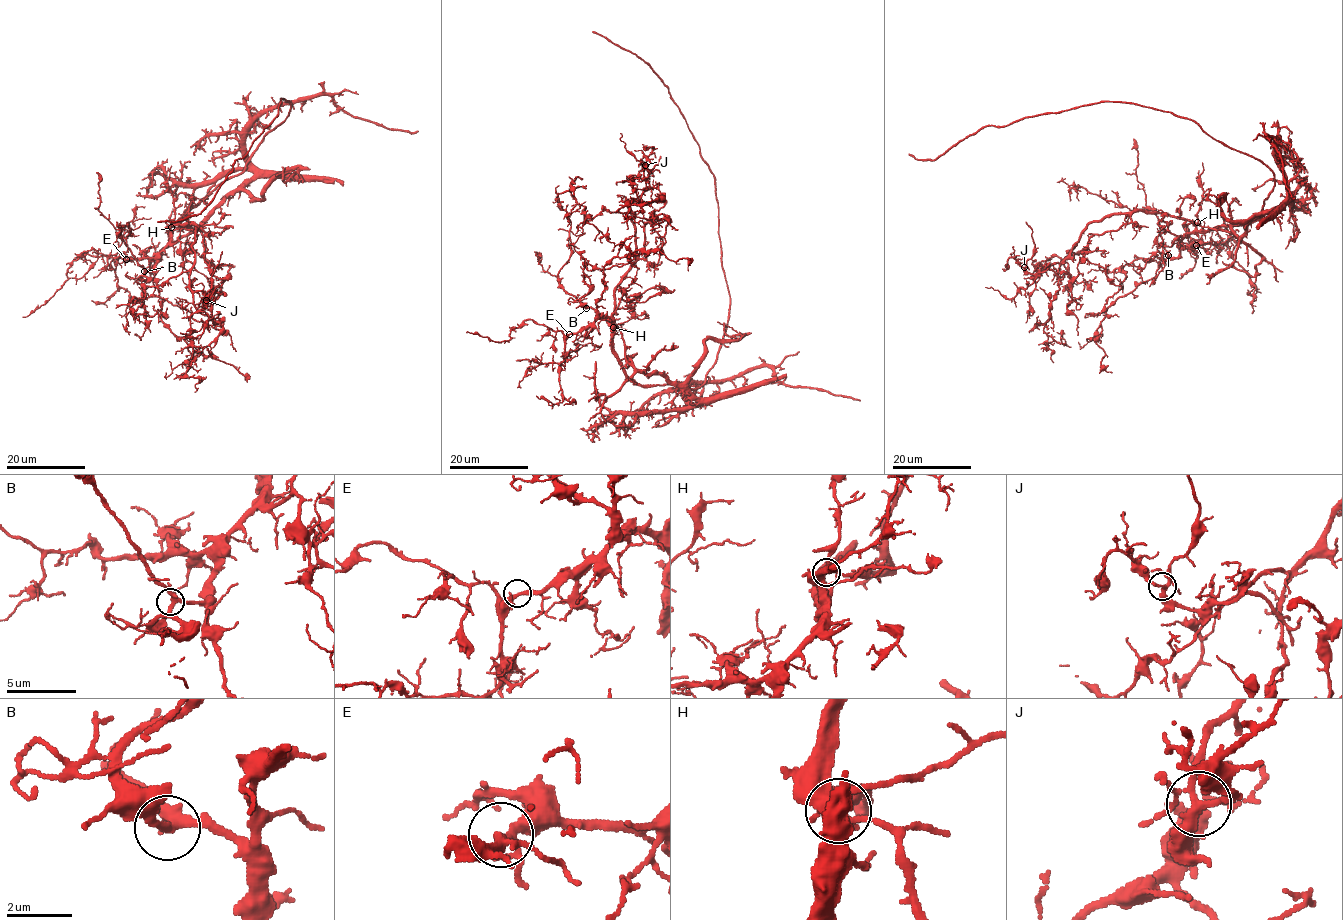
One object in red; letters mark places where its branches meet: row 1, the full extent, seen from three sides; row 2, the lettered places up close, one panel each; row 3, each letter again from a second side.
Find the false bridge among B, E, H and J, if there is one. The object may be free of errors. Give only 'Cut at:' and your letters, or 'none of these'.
Cut at: H

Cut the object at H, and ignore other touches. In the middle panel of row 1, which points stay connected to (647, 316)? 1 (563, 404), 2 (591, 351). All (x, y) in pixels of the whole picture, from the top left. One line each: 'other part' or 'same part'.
1: same part
2: same part

